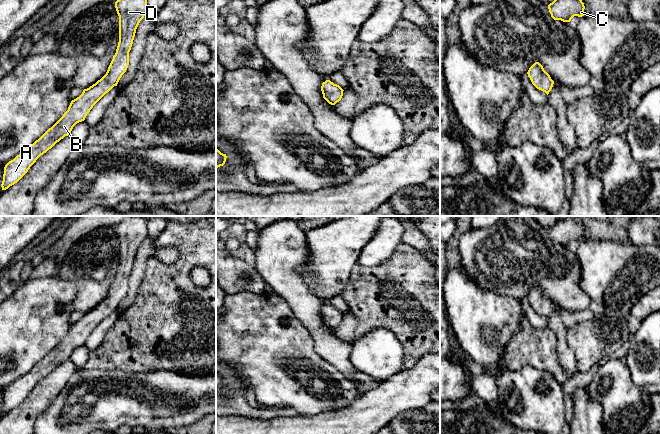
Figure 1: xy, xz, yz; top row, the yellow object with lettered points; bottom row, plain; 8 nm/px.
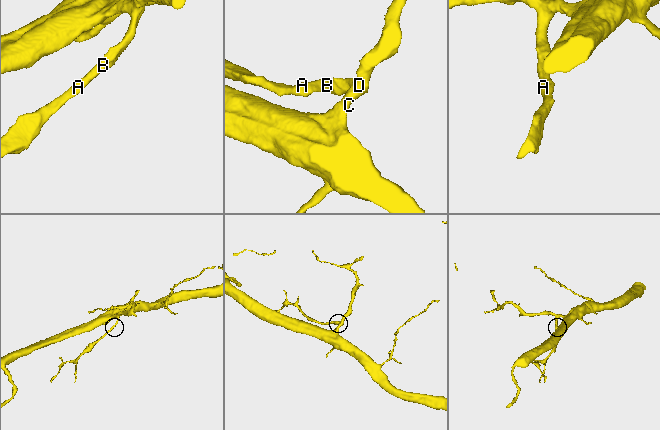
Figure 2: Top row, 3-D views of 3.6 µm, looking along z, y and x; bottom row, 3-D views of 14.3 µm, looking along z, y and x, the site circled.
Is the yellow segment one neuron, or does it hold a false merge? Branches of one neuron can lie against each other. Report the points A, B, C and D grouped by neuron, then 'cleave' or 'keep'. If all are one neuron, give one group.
A B C D; keep

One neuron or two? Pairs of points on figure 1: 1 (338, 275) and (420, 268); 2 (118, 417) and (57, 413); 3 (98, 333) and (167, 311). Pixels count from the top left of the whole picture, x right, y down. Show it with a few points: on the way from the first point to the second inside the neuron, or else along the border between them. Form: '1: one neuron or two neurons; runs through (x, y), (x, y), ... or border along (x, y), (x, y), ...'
1: two neurons; border along (357, 263), (351, 271), (348, 282), (339, 294)
2: one neuron; runs through (103, 412), (72, 412)
3: two neurons; border along (120, 313), (102, 341), (93, 349)

